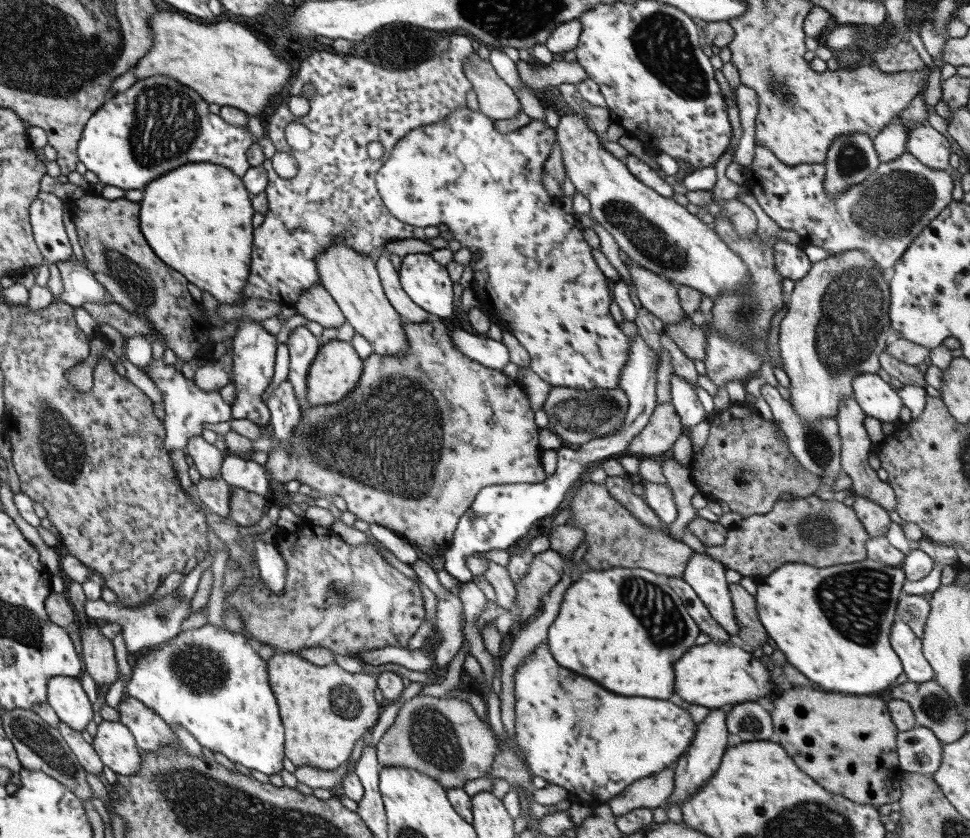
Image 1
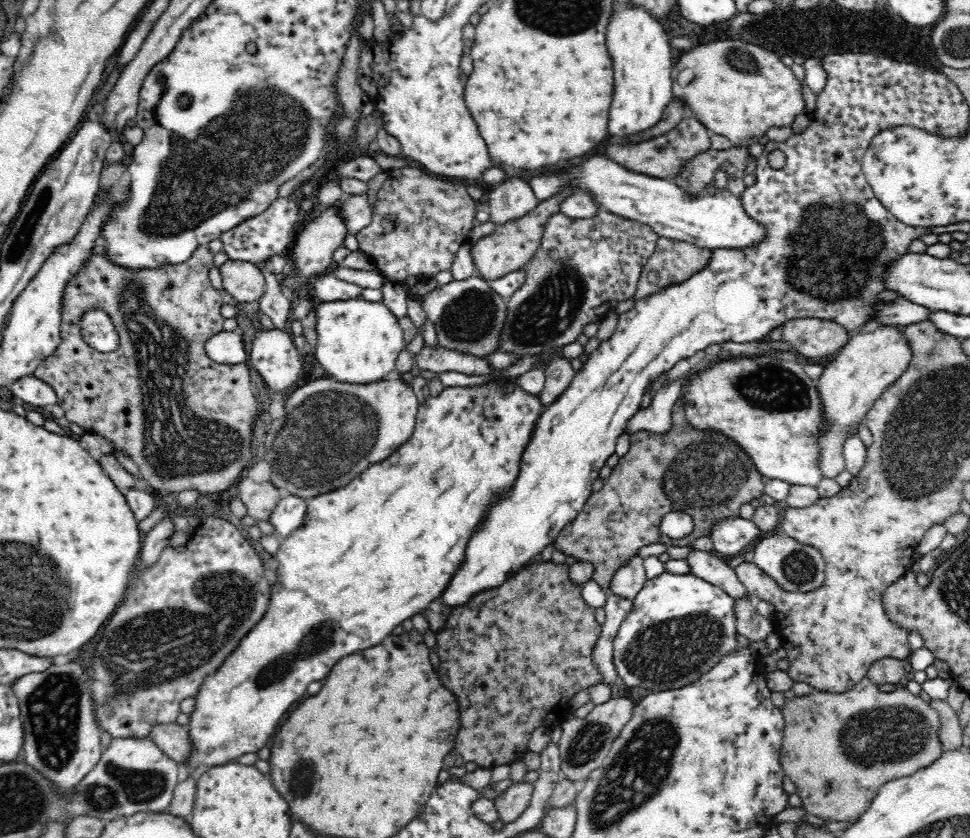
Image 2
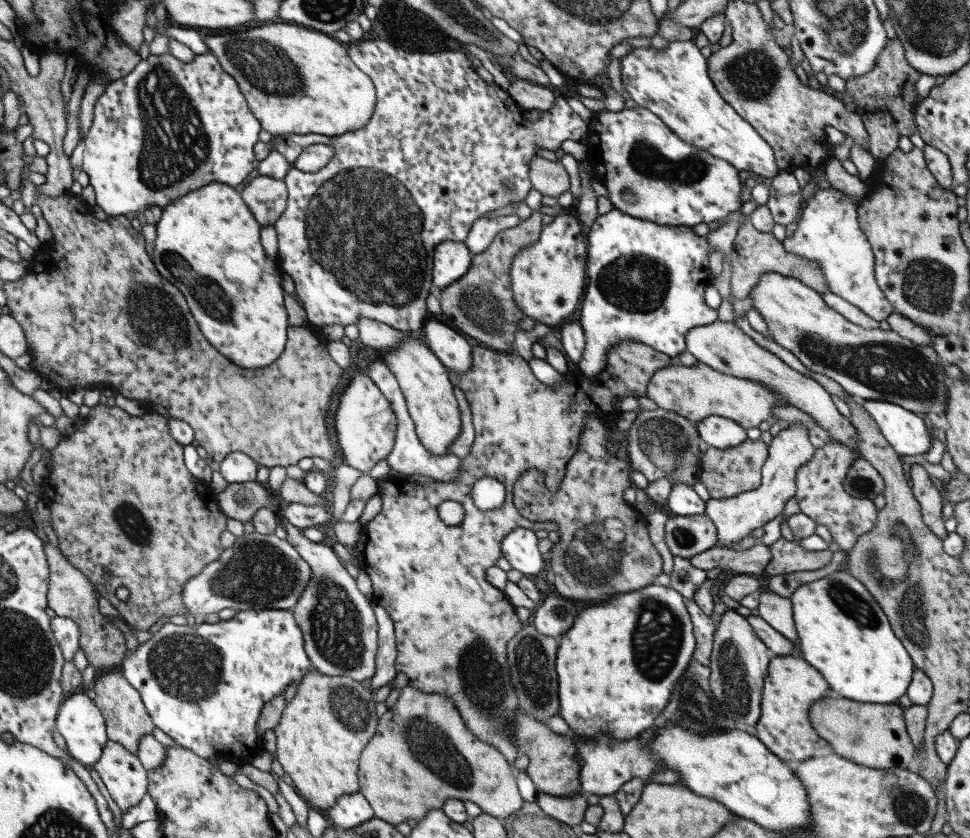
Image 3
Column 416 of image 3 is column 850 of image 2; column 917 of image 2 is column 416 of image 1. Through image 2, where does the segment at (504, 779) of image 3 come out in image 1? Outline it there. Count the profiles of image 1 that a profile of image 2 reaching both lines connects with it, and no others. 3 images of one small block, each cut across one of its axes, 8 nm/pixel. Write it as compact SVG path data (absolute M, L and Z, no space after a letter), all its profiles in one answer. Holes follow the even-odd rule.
M413 696L397 710L393 724L377 742L381 768L407 768L435 780L443 790L465 788L467 782L487 778L495 762L499 740L489 722L479 720L469 702L459 698Z

